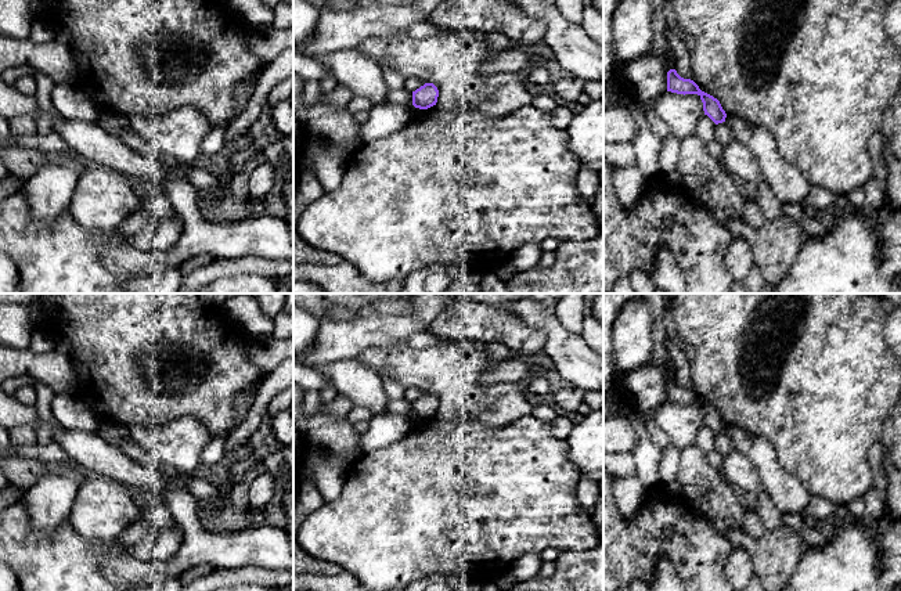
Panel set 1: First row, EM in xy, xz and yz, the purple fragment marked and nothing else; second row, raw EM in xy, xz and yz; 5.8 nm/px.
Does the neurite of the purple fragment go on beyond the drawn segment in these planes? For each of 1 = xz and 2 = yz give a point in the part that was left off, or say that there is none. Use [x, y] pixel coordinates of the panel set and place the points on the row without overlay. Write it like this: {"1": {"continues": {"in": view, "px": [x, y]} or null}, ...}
{"1": {"continues": null}, "2": {"continues": null}}

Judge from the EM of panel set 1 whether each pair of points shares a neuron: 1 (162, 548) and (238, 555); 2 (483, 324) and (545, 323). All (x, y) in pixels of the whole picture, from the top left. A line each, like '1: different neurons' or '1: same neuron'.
1: different neurons
2: different neurons

